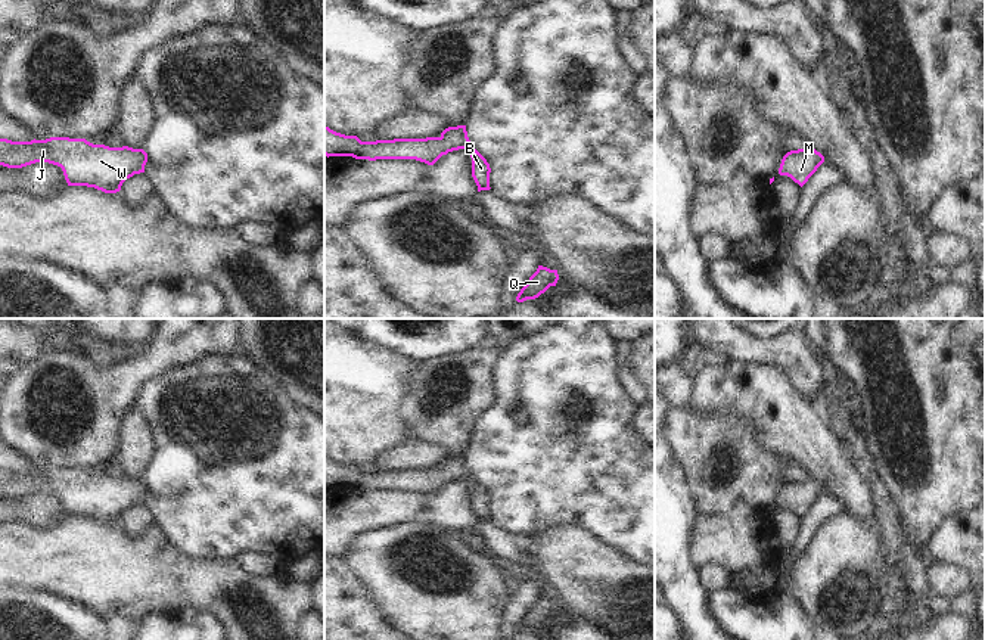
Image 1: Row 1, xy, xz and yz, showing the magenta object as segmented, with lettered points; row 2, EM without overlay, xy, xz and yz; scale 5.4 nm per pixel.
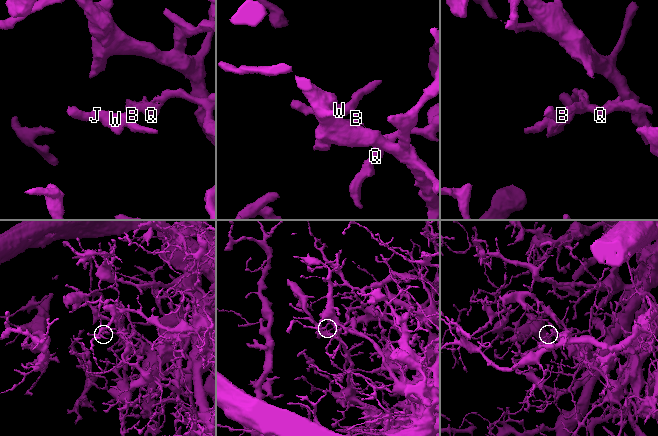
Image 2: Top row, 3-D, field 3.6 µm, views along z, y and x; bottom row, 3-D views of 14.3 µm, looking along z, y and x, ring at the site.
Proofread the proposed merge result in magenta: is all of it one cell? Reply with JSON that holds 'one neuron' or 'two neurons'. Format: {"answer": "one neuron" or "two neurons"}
{"answer": "one neuron"}

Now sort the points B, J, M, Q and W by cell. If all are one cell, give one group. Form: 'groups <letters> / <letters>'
groups B J M Q W

